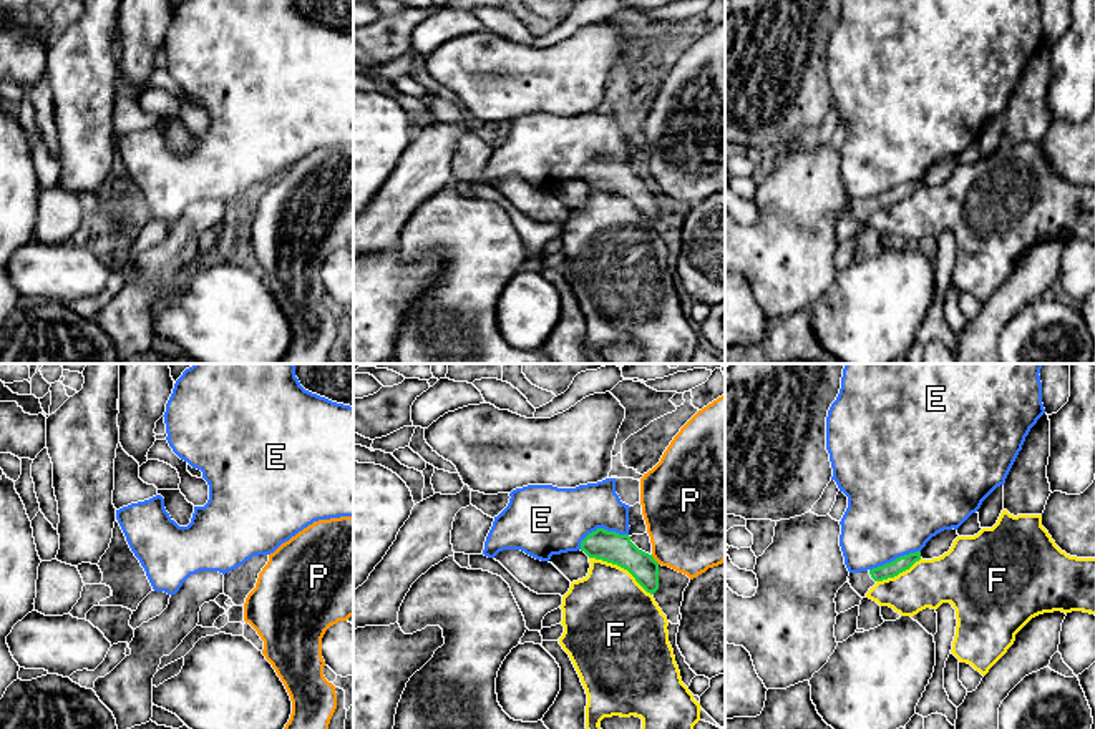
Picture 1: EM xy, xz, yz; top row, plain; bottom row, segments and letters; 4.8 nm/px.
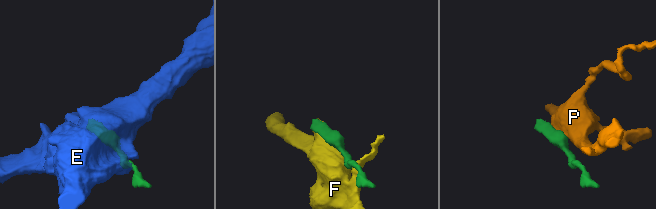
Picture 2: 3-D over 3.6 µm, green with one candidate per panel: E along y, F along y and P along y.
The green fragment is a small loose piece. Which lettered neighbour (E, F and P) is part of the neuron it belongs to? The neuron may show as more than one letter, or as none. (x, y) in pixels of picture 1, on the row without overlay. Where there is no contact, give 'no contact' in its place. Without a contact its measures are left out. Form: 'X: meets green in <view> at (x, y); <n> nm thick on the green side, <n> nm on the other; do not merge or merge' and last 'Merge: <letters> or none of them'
E: meets green in xz at (601, 156); 150 nm thick on the green side, 320 nm on the other; do not merge
F: meets green in xz at (621, 195); 150 nm thick on the green side, 440 nm on the other; do not merge
P: meets green in xz at (654, 188); 150 nm thick on the green side, 440 nm on the other; do not merge
Merge: none of them

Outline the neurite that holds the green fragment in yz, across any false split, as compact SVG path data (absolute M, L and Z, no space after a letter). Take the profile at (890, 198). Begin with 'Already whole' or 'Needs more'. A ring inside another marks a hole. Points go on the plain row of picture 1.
Needs more. M921 179L909 181L904 184L896 186L891 191L886 191L883 194L868 198L868 199L859 199L859 201L849 201L848 208L851 216L864 226L866 221L878 211L888 206L894 206L899 201L909 198L916 189L921 188Z

